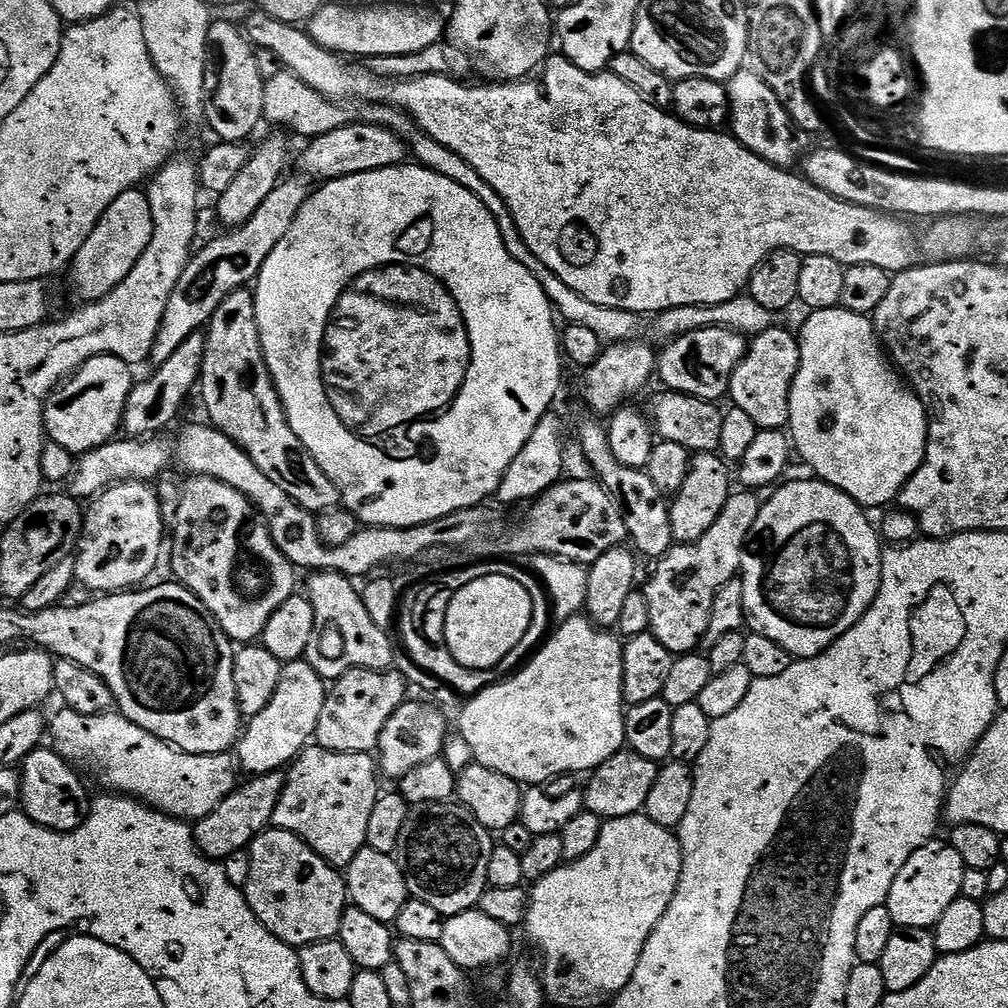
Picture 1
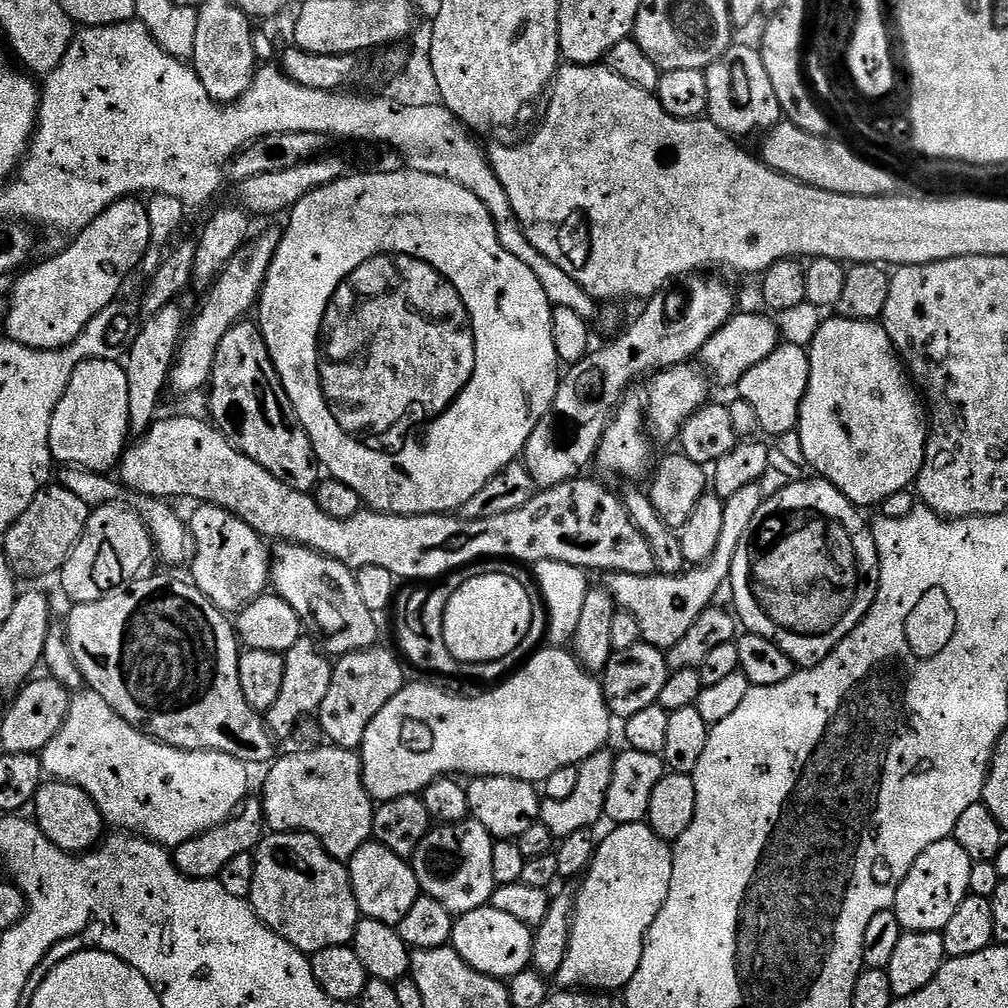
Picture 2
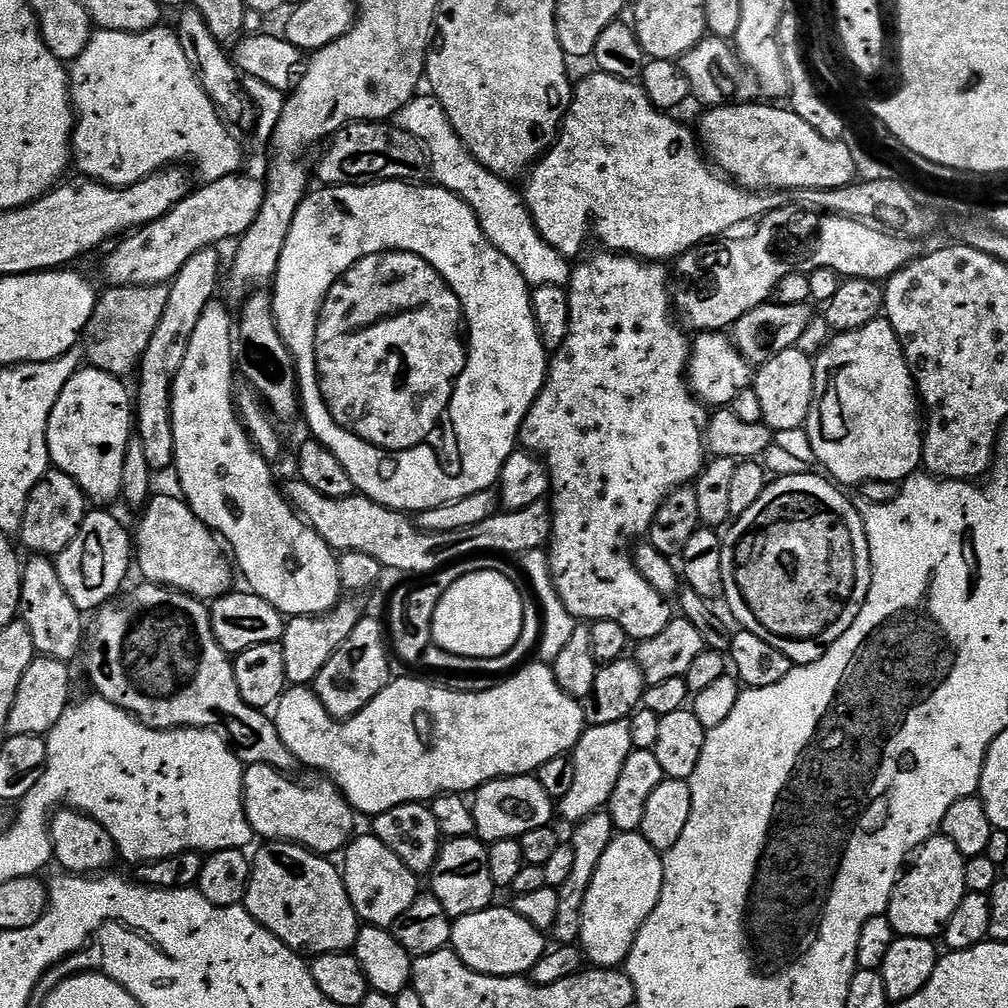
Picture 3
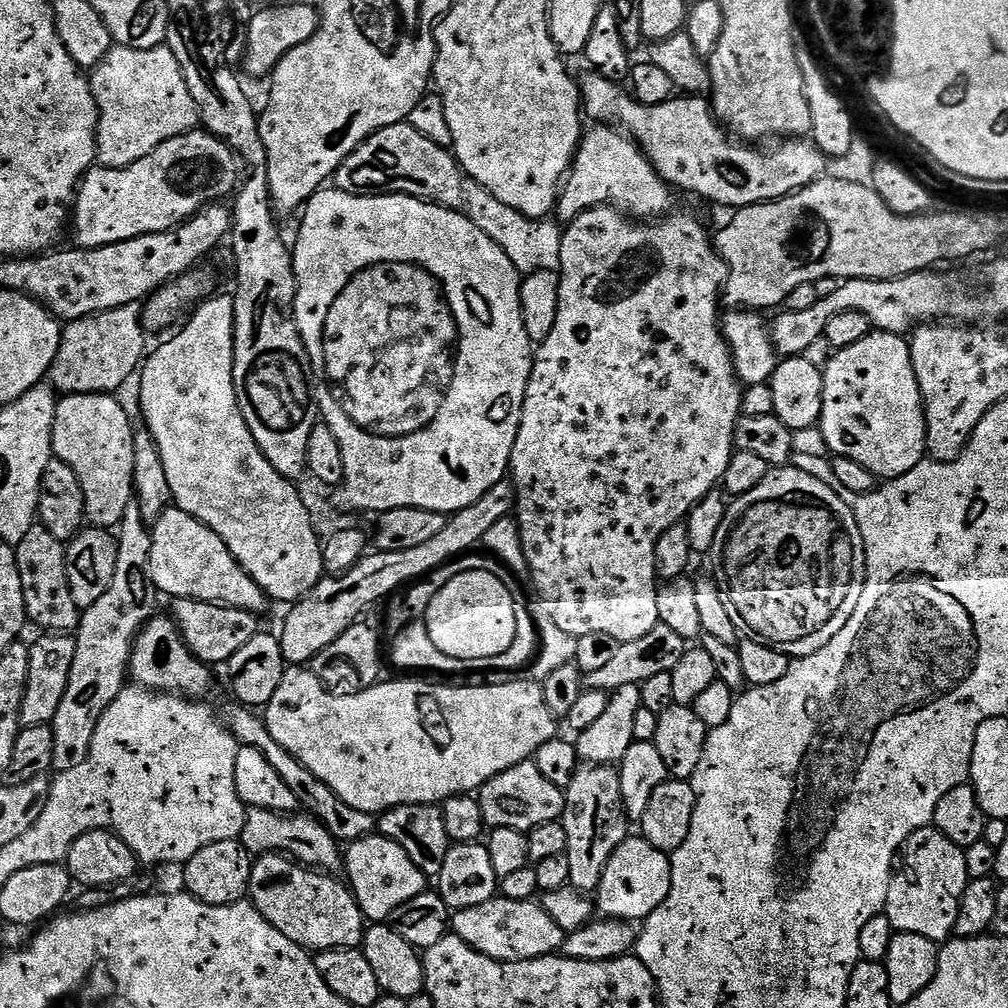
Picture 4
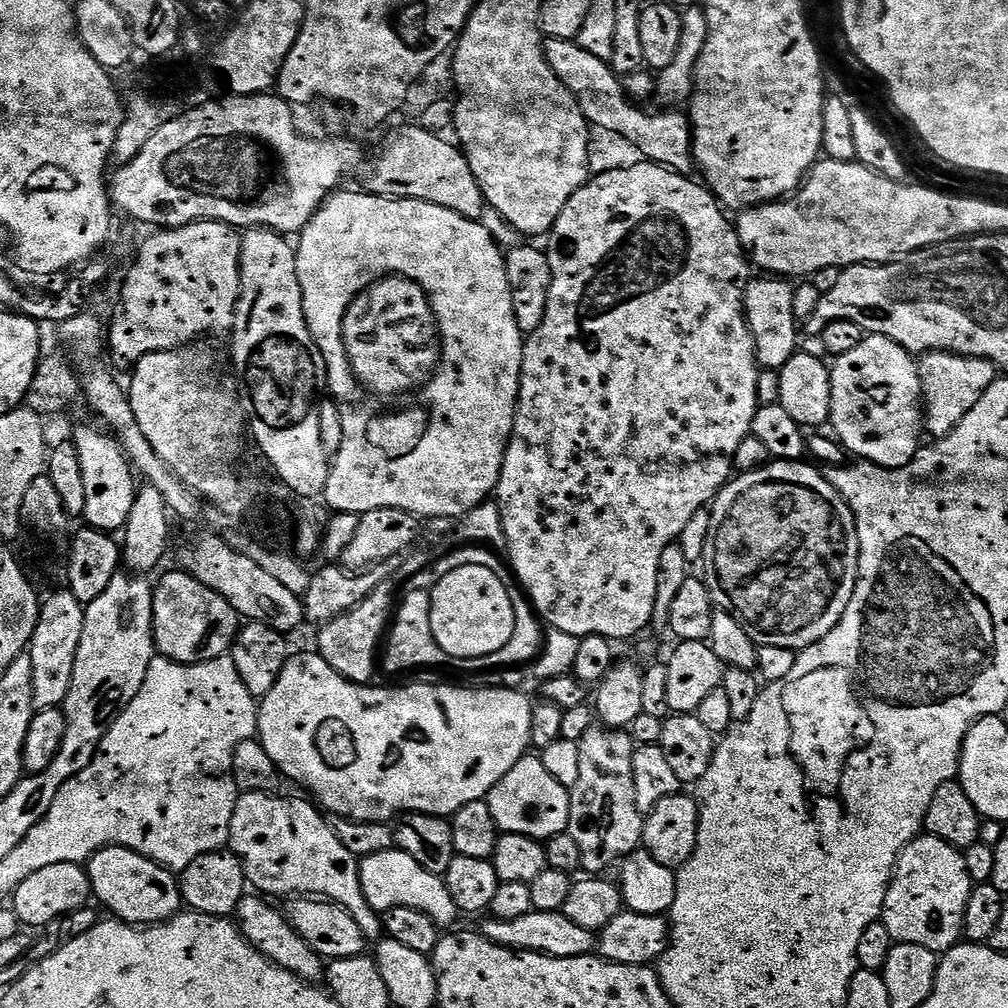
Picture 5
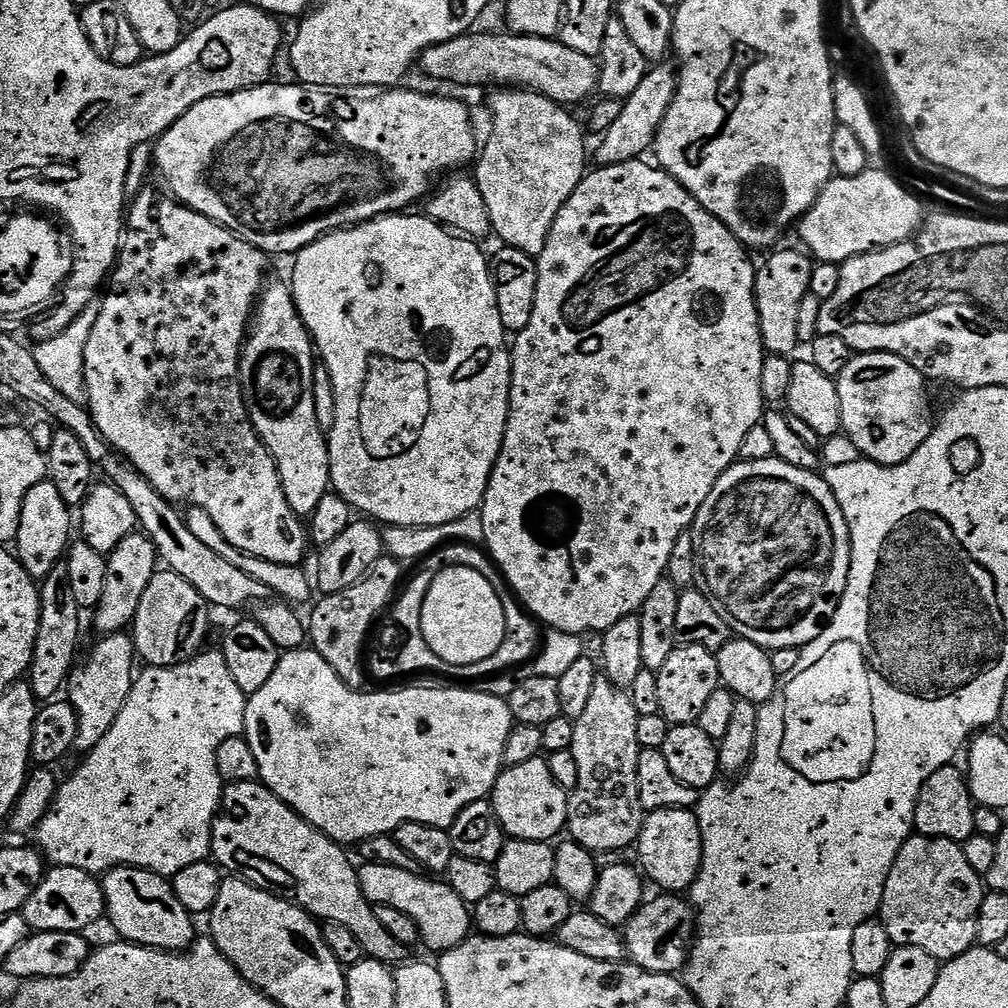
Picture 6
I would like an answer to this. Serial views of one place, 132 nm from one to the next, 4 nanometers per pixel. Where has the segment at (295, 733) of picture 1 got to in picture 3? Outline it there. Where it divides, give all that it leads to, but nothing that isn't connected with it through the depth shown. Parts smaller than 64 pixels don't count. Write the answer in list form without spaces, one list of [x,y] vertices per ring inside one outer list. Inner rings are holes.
[[[344,598],[322,616],[294,616],[285,623],[284,635],[279,643],[282,646],[282,658],[286,662],[286,681],[289,685],[311,685],[322,666],[330,662],[334,650],[338,650],[338,646],[342,646],[342,642],[350,638],[350,630],[358,626],[366,612],[356,600],[359,599]]]

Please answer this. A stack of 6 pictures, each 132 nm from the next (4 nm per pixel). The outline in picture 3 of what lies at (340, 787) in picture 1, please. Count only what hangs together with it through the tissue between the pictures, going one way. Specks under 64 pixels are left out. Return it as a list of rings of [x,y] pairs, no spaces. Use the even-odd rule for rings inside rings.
[[[249,764],[244,769],[244,813],[248,819],[249,826],[257,837],[265,836],[263,839],[268,842],[286,840],[303,844],[305,848],[321,854],[339,853],[348,847],[357,831],[357,813],[349,804],[344,793],[328,778],[320,778],[317,784],[299,784],[291,780],[287,771],[271,768],[265,764]]]

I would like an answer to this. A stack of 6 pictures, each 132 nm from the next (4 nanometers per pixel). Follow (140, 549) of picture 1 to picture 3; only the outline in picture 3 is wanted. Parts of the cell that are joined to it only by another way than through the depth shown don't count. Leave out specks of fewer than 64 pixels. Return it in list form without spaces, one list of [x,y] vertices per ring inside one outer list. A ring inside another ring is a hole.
[[[92,510],[85,516],[74,542],[55,557],[54,563],[62,586],[66,586],[66,594],[74,598],[81,612],[88,614],[103,608],[123,586],[128,567],[134,564],[134,540],[120,525],[118,517],[111,516],[108,510]]]

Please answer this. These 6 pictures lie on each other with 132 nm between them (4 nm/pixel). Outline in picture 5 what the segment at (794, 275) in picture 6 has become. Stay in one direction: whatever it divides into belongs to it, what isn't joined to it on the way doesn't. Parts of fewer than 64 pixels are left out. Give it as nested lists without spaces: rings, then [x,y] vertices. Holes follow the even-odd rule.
[[[784,278],[753,279],[744,289],[744,319],[756,347],[756,361],[764,370],[779,370],[796,355],[798,322],[794,318],[794,288]]]

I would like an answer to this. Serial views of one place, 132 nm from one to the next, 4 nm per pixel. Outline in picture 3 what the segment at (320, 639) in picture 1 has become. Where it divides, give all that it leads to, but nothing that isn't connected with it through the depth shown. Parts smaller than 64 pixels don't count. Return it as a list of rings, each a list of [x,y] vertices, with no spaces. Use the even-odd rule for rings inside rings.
[[[213,302],[206,306],[206,310],[198,322],[198,327],[194,330],[194,338],[190,340],[190,346],[186,350],[186,358],[182,358],[182,366],[178,370],[178,374],[172,383],[172,433],[174,434],[174,454],[176,455],[174,473],[176,472],[177,478],[180,479],[180,489],[178,489],[178,492],[184,503],[187,504],[189,510],[192,511],[207,528],[212,529],[213,533],[227,545],[230,552],[230,547],[232,547],[232,552],[236,555],[236,560],[234,558],[235,567],[238,569],[238,572],[238,567],[240,567],[240,572],[244,575],[245,582],[248,583],[245,585],[247,585],[251,591],[255,592],[257,596],[262,597],[266,602],[273,604],[285,617],[322,616],[324,613],[330,611],[331,608],[335,608],[342,599],[340,561],[333,548],[306,523],[304,517],[299,515],[297,509],[286,499],[281,485],[279,488],[279,486],[276,485],[275,478],[272,477],[272,468],[268,465],[271,464],[269,457],[263,456],[262,453],[256,449],[255,444],[252,443],[251,438],[248,436],[248,431],[245,430],[243,424],[240,422],[238,404],[234,399],[234,392],[232,396],[232,340],[234,344],[234,316],[228,313],[226,305],[220,303],[221,302]]]

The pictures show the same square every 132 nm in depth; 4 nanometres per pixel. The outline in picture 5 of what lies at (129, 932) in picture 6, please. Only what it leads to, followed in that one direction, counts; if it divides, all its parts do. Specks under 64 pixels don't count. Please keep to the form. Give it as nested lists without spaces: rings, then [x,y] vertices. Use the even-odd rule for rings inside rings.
[[[122,846],[99,848],[86,861],[86,871],[92,884],[92,896],[100,899],[112,911],[109,913],[125,924],[164,924],[182,911],[177,877],[169,869],[134,850]]]

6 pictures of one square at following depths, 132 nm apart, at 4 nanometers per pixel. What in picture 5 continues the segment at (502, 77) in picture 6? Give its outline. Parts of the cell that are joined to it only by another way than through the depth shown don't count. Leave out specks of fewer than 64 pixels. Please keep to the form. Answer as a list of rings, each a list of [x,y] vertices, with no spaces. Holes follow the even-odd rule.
[[[549,39],[544,44],[544,57],[556,77],[570,90],[578,102],[584,119],[593,129],[601,128],[620,134],[624,141],[641,152],[649,164],[669,168],[671,172],[688,174],[693,171],[692,131],[690,121],[683,111],[668,110],[658,116],[650,116],[643,107],[632,103],[624,94],[621,81],[605,61],[594,58],[582,50],[575,40]]]

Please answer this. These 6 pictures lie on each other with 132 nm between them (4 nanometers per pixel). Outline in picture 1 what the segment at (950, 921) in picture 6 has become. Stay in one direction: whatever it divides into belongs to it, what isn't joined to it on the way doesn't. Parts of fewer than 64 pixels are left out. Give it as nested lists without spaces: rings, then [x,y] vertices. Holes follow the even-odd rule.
[[[937,838],[914,850],[914,854],[910,854],[910,862],[906,862],[902,870],[898,870],[898,878],[894,878],[894,886],[890,886],[886,901],[890,918],[897,929],[935,929],[938,918],[942,918],[942,913],[946,911],[946,906],[950,906],[950,902],[960,896],[964,870],[962,857],[947,839]]]

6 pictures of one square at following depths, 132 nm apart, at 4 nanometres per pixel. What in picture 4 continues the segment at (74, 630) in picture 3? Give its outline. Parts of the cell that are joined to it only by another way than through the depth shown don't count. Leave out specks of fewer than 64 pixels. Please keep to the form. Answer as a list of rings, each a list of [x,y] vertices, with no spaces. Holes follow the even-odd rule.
[[[32,525],[24,538],[14,546],[16,565],[18,566],[18,578],[22,578],[22,598],[24,599],[24,615],[32,620],[38,627],[44,628],[48,634],[68,634],[80,627],[82,610],[74,602],[74,594],[70,590],[70,578],[68,577],[68,554],[65,543],[56,538],[54,534],[46,530],[44,525]]]

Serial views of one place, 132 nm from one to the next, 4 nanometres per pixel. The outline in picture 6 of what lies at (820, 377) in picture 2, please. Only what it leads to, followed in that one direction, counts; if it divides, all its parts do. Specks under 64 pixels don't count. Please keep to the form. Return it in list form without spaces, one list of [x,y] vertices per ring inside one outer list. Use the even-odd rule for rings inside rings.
[[[861,352],[853,355],[851,362],[842,370],[838,378],[838,394],[842,402],[842,432],[853,440],[861,457],[873,460],[876,464],[901,464],[926,442],[932,433],[934,415],[928,409],[928,392],[924,389],[926,377],[910,362],[889,352]]]

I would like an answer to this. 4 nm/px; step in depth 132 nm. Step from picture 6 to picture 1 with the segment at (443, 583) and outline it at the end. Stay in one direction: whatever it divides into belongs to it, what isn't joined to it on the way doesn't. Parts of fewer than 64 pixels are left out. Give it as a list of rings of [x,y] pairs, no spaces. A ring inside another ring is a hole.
[[[486,576],[462,585],[446,610],[446,646],[462,666],[481,672],[496,668],[516,647],[524,644],[532,618],[532,598],[526,586],[513,578]]]

